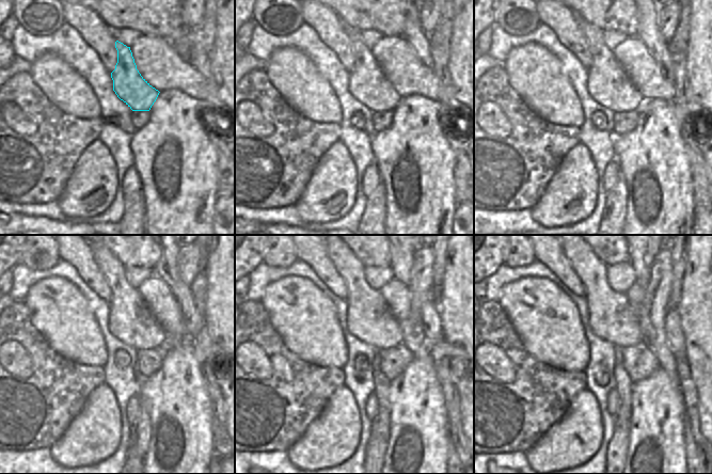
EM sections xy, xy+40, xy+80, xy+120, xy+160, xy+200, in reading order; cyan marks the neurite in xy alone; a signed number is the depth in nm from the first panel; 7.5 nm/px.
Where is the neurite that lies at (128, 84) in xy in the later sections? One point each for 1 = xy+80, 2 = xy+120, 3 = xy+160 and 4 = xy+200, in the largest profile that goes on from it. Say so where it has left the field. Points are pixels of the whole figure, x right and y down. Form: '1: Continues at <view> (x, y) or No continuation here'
1: Continues at xy+80 (608, 84)
2: Continues at xy+120 (130, 320)
3: Continues at xy+160 (369, 319)
4: Continues at xy+200 (612, 318).

